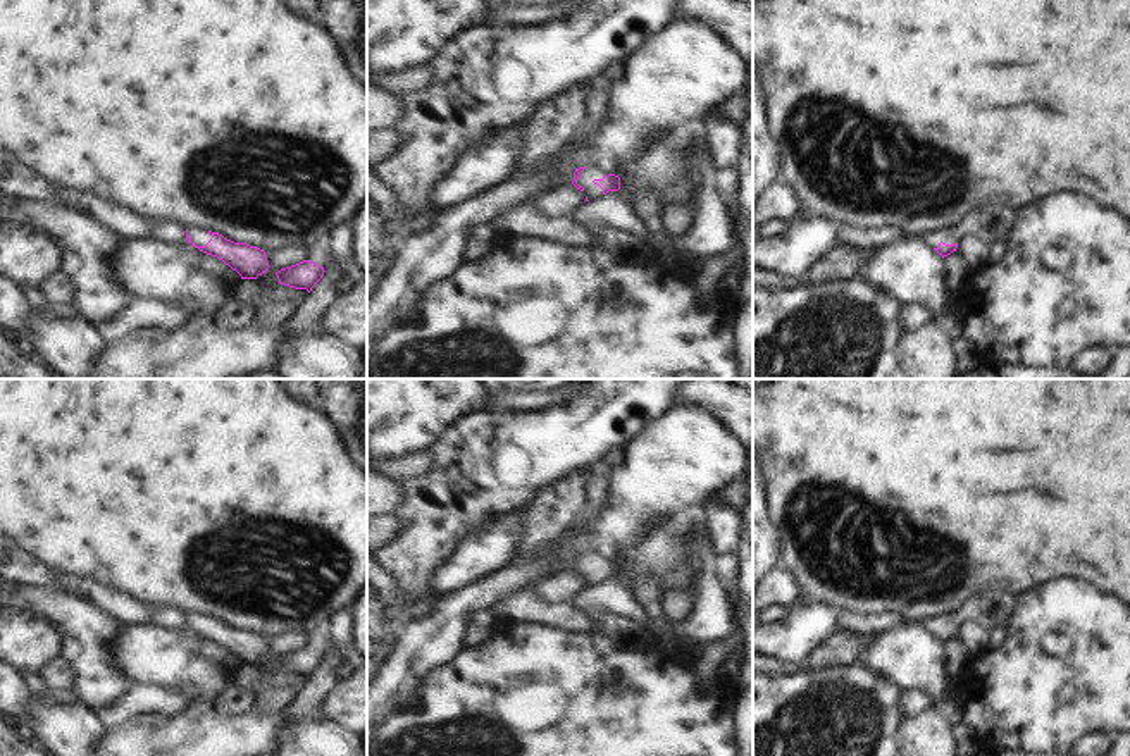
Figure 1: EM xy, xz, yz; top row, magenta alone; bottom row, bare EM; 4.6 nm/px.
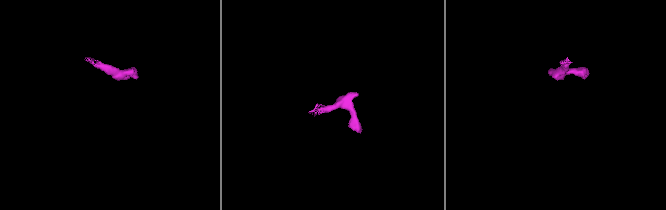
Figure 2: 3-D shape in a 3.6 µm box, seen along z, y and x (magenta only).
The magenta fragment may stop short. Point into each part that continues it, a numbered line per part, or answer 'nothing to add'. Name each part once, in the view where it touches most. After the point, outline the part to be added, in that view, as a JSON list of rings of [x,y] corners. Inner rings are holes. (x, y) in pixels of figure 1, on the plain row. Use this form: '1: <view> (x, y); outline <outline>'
1: xy (198, 622); outline [[[200,613],[188,615],[188,620],[191,623],[191,629],[195,629],[196,632],[205,632],[212,623],[207,615]]]

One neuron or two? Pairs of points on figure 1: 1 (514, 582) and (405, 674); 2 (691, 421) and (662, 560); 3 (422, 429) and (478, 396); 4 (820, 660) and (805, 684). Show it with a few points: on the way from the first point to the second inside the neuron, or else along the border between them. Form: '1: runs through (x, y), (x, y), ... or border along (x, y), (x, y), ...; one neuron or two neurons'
1: runs through (486, 594), (476, 598), (428, 646); one neuron
2: border along (695, 512), (677, 512), (664, 517), (638, 541); two neurons
3: runs through (436, 415), (455, 396), (464, 396); one neuron
4: border along (855, 660), (846, 665), (807, 667); two neurons

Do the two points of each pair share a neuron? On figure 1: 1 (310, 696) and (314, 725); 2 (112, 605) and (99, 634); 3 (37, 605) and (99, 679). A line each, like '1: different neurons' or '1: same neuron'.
1: same neuron
2: different neurons
3: same neuron

